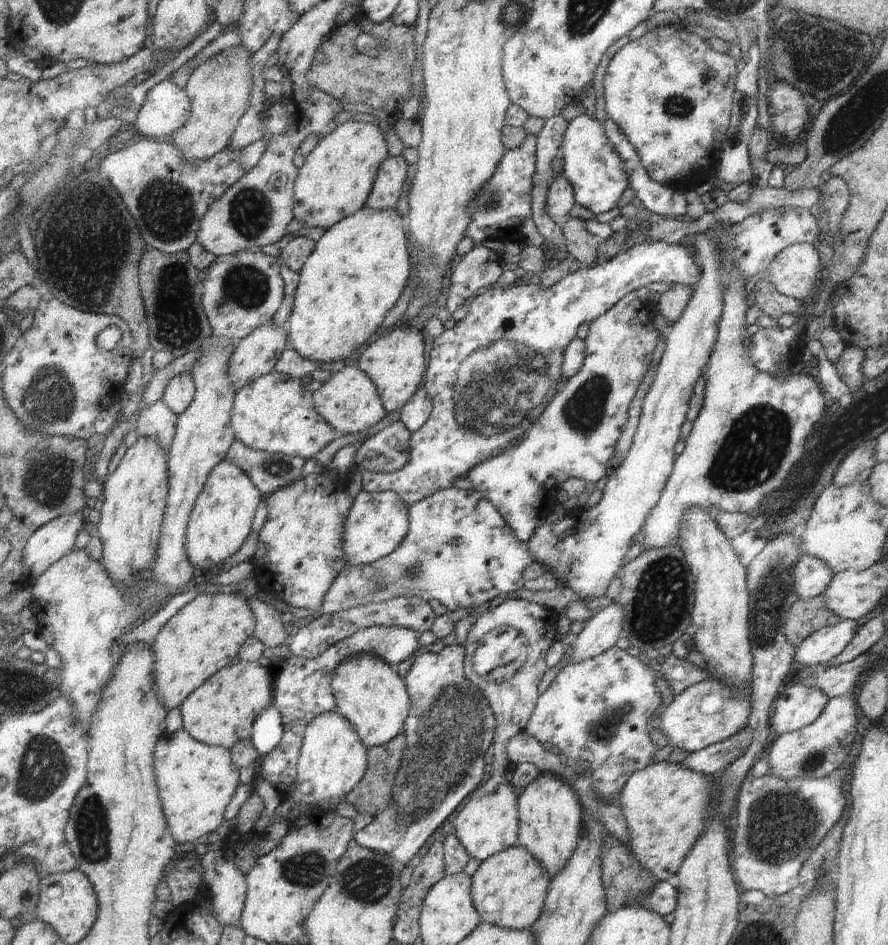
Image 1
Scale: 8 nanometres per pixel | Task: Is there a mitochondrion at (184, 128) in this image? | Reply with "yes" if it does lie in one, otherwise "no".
no

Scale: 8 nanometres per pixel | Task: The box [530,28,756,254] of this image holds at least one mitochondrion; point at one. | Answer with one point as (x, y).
(676, 105)

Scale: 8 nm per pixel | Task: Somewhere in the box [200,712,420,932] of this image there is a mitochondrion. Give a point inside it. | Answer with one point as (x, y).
(367, 881)

